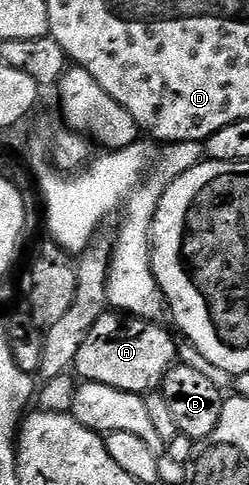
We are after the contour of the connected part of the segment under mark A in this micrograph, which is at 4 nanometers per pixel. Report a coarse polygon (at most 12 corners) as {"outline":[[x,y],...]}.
{"outline":[[95,320],[75,374],[144,396],[178,358],[161,324]]}

